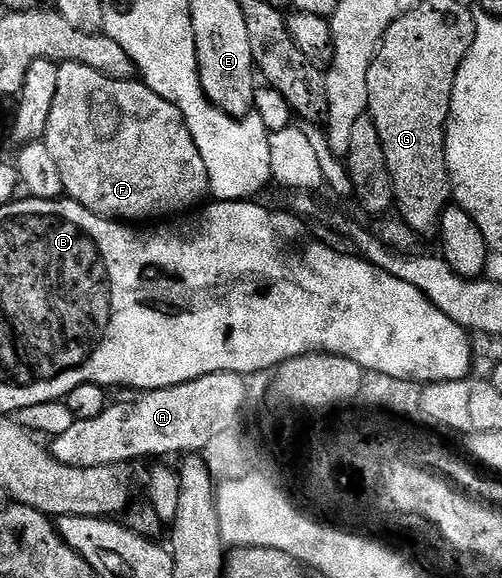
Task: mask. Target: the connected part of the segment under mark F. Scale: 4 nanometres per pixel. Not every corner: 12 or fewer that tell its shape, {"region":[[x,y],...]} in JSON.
{"region":[[63,63],[44,142],[106,219],[197,208],[182,114],[141,81]]}

